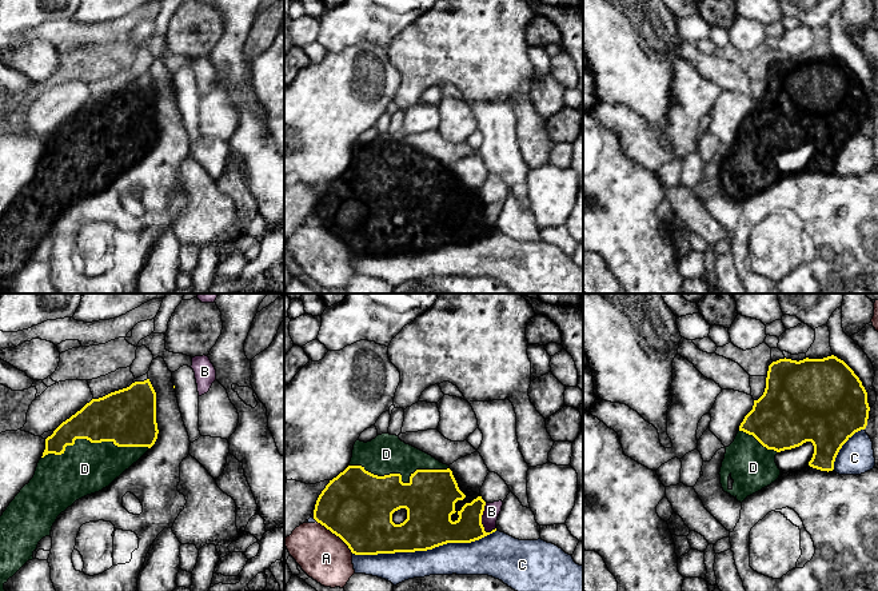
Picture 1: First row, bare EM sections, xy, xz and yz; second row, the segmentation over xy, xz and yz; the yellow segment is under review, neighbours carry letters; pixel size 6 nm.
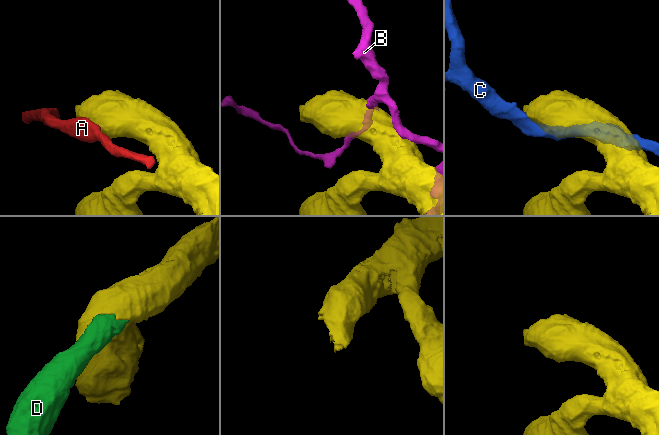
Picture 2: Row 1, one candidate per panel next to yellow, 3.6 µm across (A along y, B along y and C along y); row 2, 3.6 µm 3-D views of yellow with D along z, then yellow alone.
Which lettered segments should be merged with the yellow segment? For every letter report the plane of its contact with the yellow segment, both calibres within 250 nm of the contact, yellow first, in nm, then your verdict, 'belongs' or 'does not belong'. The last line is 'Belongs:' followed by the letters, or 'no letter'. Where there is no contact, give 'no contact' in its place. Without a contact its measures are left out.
A: xz | 440/300 nm | does not belong
B: xz | 180/100 nm | does not belong
C: xz | 280/190 nm | does not belong
D: xy | 340/320 nm | belongs
Belongs: D

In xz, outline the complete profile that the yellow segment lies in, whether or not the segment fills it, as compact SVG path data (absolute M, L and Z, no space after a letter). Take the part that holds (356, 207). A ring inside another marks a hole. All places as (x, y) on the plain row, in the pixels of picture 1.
M382 135L367 144L355 143L350 167L322 192L315 205L314 220L339 237L355 256L427 252L447 244L471 244L496 232L484 232L482 216L486 203L482 197L455 212L455 204L464 199L450 167L406 145L396 136ZM400 209L407 211L407 220L395 225L392 215Z

